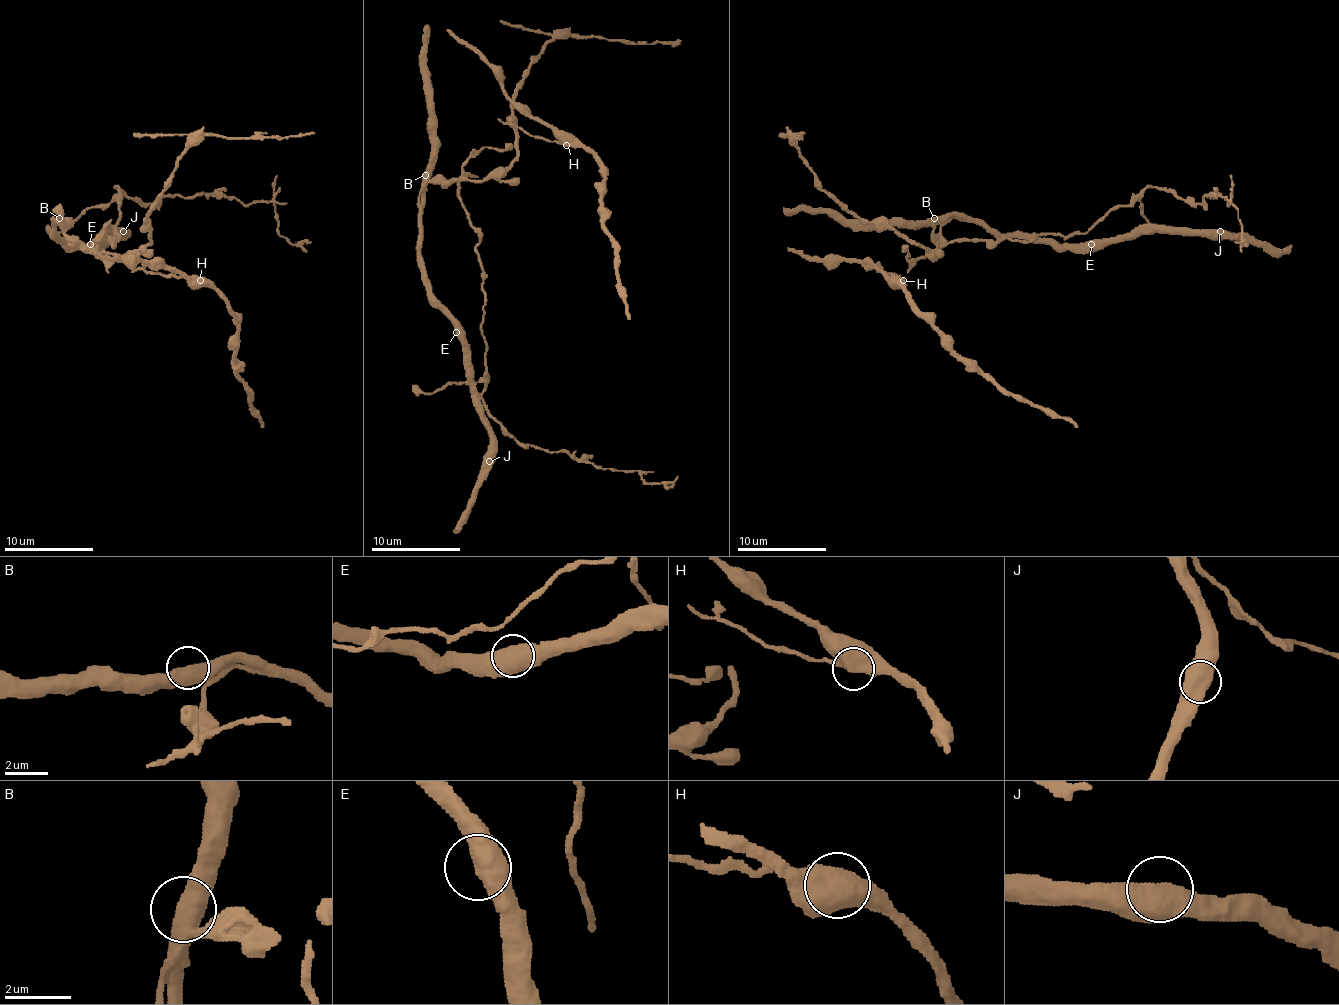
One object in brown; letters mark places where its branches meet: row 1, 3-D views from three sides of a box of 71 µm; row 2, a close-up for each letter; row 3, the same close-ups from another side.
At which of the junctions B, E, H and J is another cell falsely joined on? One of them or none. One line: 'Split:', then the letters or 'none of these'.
Split: H

